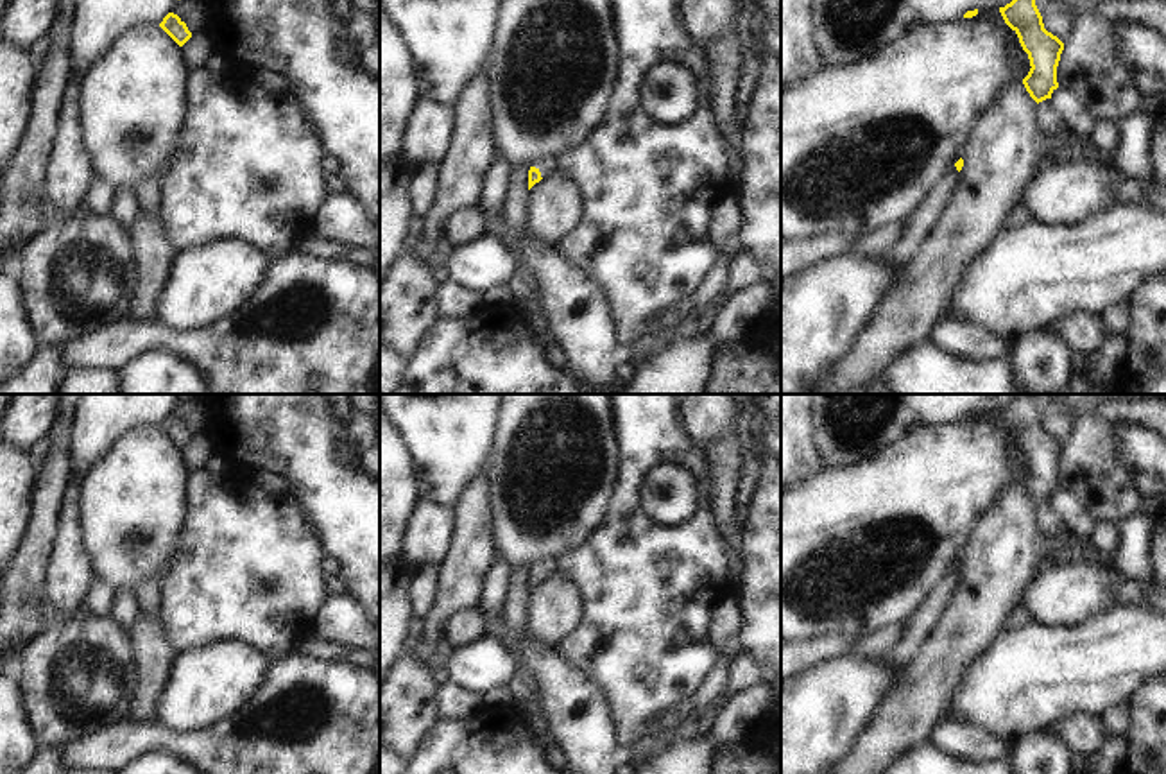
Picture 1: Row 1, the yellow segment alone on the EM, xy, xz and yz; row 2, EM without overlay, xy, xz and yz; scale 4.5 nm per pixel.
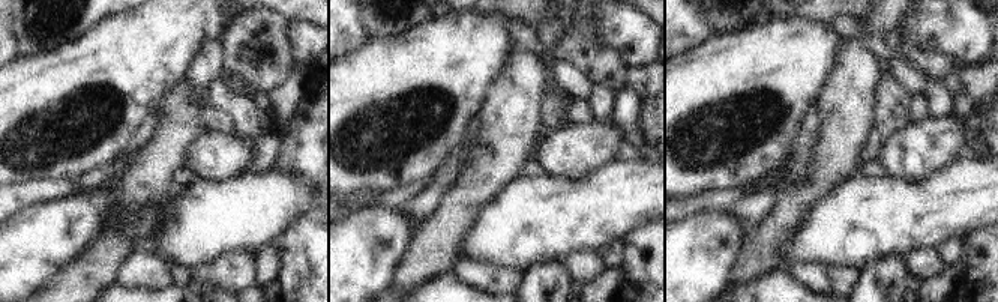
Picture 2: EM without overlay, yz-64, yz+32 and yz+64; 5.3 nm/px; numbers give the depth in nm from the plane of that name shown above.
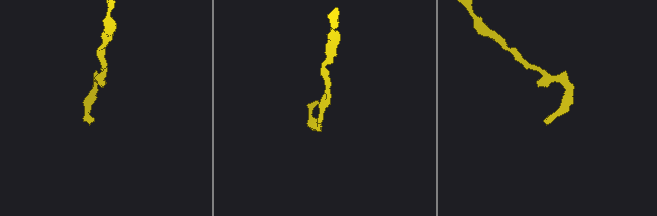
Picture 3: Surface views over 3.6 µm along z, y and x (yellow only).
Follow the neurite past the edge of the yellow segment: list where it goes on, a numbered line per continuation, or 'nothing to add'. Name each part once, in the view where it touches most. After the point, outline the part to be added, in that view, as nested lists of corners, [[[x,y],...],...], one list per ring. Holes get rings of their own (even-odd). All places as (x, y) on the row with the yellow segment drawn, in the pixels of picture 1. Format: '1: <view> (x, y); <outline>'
1: xz (548, 163); [[[544,156],[534,161],[534,165],[539,172],[541,177],[550,176],[557,168],[557,156]]]

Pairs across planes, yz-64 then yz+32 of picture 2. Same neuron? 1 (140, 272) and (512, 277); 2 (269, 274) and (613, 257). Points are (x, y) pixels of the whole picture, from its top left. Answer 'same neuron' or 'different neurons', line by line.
1: same neuron
2: same neuron

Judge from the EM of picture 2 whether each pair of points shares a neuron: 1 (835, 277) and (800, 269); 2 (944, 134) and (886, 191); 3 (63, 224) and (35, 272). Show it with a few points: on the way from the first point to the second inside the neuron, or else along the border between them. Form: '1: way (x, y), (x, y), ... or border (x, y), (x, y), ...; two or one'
1: way (826, 277), (809, 275); one
2: border (934, 172), (913, 182), (890, 178); two
3: way (51, 236), (35, 253), (35, 260); one

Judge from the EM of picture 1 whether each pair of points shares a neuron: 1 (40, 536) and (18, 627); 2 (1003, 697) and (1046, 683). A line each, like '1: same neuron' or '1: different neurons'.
1: same neuron
2: same neuron

